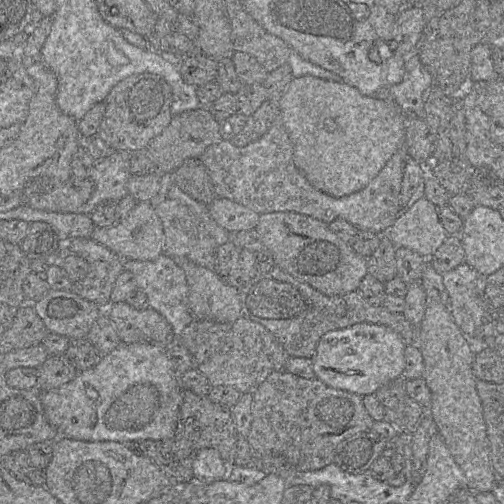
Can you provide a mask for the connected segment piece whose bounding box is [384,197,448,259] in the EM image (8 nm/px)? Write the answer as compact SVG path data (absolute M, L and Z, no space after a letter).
M426 197L404 208L384 234L387 234L396 248L408 248L427 259L448 236L440 223L437 206Z

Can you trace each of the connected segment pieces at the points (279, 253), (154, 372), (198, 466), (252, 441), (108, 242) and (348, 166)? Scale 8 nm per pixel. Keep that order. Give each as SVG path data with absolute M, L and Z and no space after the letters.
M272 212L261 214L255 231L260 236L264 249L273 256L275 266L305 282L328 296L344 295L358 291L362 279L368 273L367 258L358 255L349 245L334 234L327 223L296 212Z
M150 343L120 344L110 353L102 355L94 367L78 372L70 382L56 389L41 391L46 420L56 428L59 437L87 442L136 443L172 438L178 425L183 389L179 373L170 362L165 348Z
M203 448L196 453L193 459L193 479L204 484L227 479L229 467L216 449Z
M285 370L270 373L255 388L251 411L252 423L246 438L253 452L281 456L301 471L318 470L331 464L340 442L358 432L371 430L374 423L361 396Z
M138 202L126 218L109 227L96 227L91 239L106 246L122 259L151 261L164 253L164 231L155 207L149 202Z
M310 75L293 78L277 107L293 144L295 166L314 188L333 197L347 196L365 188L404 143L408 118L399 107L394 102L362 95L345 82Z

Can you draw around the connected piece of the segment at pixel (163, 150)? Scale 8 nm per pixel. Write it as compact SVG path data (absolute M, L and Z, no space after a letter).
M208 108L189 110L172 116L169 125L147 145L157 172L172 173L187 159L199 159L211 145L222 141L219 122L215 120Z

